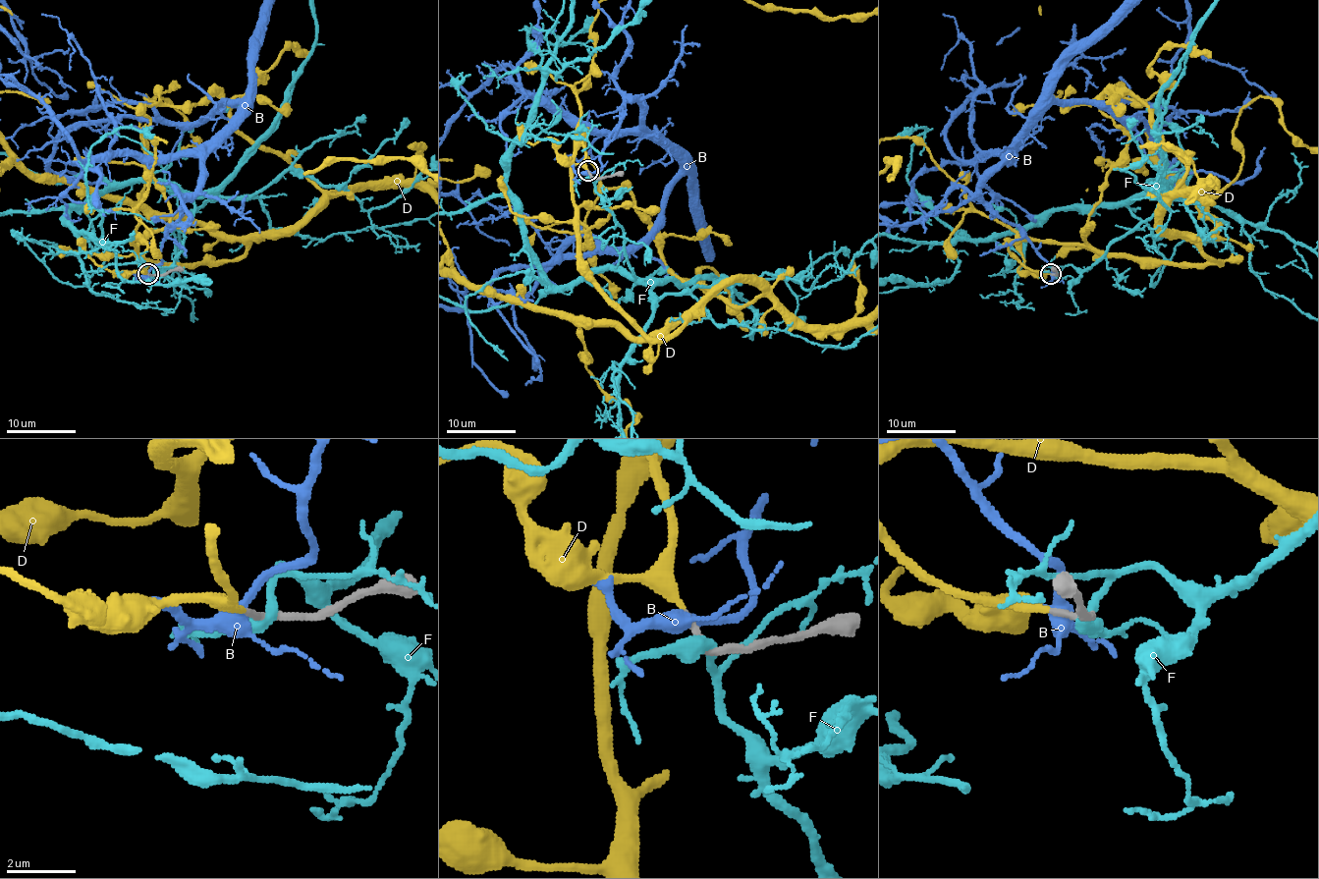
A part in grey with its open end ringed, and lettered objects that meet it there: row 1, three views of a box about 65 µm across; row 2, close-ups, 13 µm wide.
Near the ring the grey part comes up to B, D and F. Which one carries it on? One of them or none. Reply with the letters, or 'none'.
D

